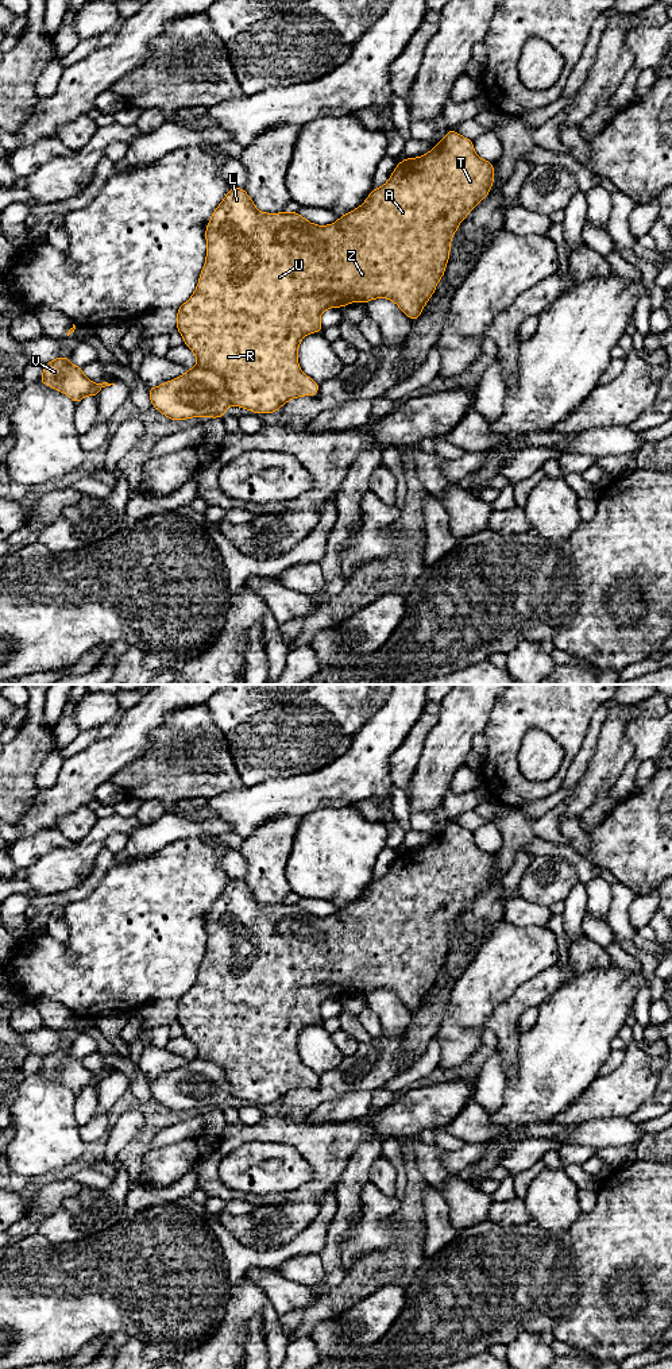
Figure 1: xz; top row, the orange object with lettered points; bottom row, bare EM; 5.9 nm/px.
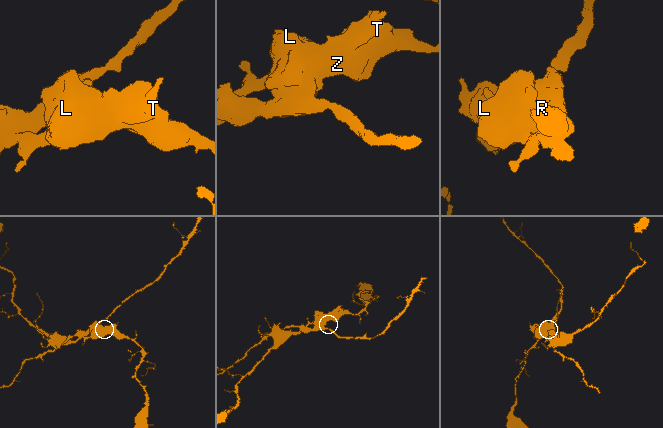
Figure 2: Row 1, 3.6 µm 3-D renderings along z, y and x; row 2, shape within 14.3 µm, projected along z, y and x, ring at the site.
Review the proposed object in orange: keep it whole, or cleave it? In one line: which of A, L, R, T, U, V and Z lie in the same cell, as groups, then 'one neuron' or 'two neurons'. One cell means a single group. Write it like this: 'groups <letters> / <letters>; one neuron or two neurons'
groups A L R T U Z / V; two neurons

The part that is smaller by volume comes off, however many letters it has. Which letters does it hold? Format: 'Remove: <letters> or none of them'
Remove: V

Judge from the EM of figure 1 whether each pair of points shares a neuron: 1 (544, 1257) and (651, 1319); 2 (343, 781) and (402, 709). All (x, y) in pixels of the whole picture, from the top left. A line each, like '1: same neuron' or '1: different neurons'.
1: same neuron
2: same neuron

